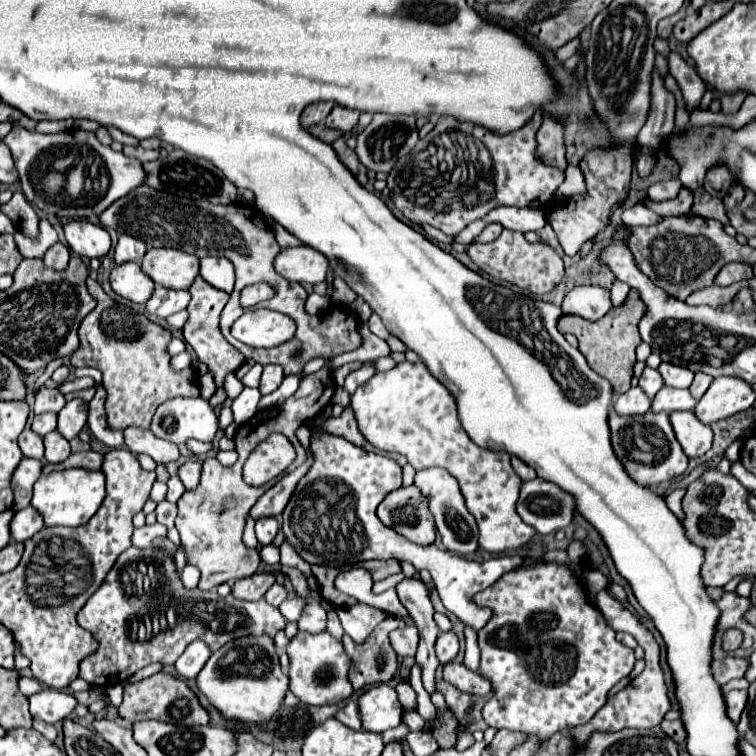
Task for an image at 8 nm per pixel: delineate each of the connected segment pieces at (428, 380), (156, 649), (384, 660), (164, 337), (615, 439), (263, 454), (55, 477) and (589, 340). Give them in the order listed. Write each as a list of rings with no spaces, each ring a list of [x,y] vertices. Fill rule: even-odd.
[[[401,362],[389,372],[377,372],[373,380],[365,382],[351,394],[351,408],[355,412],[357,424],[365,440],[385,452],[395,452],[403,454],[407,462],[415,470],[425,470],[431,466],[445,468],[451,476],[457,478],[461,486],[461,494],[467,502],[469,512],[475,516],[477,526],[479,526],[479,546],[491,554],[499,554],[505,550],[519,550],[525,548],[531,538],[535,536],[533,526],[525,524],[519,514],[515,512],[515,504],[519,498],[519,488],[521,488],[521,478],[515,474],[515,470],[509,464],[509,454],[507,452],[493,452],[477,446],[471,442],[467,432],[463,430],[459,416],[457,416],[457,404],[451,392],[431,376],[427,366],[423,362]]]
[[[159,546],[125,550],[115,566],[109,570],[101,588],[89,598],[87,606],[77,614],[79,626],[91,630],[99,642],[97,654],[91,654],[81,662],[79,676],[91,686],[113,686],[121,684],[127,676],[149,666],[151,662],[175,664],[185,646],[193,640],[203,640],[215,652],[225,642],[249,636],[249,634],[269,634],[275,636],[277,630],[285,628],[287,620],[281,612],[269,606],[265,600],[243,602],[231,594],[221,598],[215,590],[187,590],[177,572],[175,560],[169,552]],[[173,612],[177,624],[155,636],[155,616]]]
[[[389,618],[369,634],[369,638],[361,644],[353,642],[347,634],[343,636],[343,646],[353,660],[353,668],[349,678],[353,688],[359,690],[369,684],[389,682],[397,672],[397,654],[389,644],[389,632],[405,626],[401,618]]]
[[[89,278],[87,288],[97,300],[97,308],[79,326],[81,346],[71,354],[71,364],[73,368],[91,366],[103,374],[103,386],[107,388],[107,426],[111,430],[125,430],[129,426],[149,428],[159,404],[175,396],[197,396],[199,380],[195,370],[173,370],[169,362],[167,344],[171,342],[171,330],[115,302],[103,292],[97,280]]]
[[[609,412],[609,428],[611,428],[611,444],[615,456],[623,464],[625,472],[641,486],[655,486],[673,476],[681,476],[687,470],[687,456],[681,444],[675,438],[675,432],[669,422],[667,412],[647,412],[643,416],[619,416],[617,412]]]
[[[271,434],[249,454],[243,466],[243,480],[249,486],[261,486],[283,474],[293,460],[293,444],[283,434]]]
[[[67,468],[43,474],[35,482],[31,506],[43,514],[45,526],[81,526],[87,524],[89,518],[99,510],[103,498],[105,498],[105,476],[101,470]]]
[[[629,292],[629,302],[621,308],[611,308],[609,314],[605,314],[601,320],[589,322],[581,316],[563,316],[557,324],[561,334],[573,334],[579,340],[579,352],[587,358],[591,370],[595,370],[599,376],[607,378],[613,386],[615,396],[625,394],[631,388],[633,378],[633,364],[635,364],[635,348],[641,342],[639,336],[639,320],[645,312],[645,306],[641,306],[641,300],[637,298],[637,292]]]

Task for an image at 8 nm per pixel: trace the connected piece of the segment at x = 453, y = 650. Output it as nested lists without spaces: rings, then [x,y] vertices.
[[[453,630],[449,632],[441,632],[437,642],[435,642],[435,654],[437,654],[437,660],[441,664],[447,664],[451,662],[459,652],[459,638]]]

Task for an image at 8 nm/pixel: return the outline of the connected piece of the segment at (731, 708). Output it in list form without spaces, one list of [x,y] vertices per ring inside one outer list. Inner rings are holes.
[[[731,690],[725,694],[725,706],[727,706],[727,716],[733,718],[733,722],[739,722],[739,716],[745,708],[747,702],[747,690]]]

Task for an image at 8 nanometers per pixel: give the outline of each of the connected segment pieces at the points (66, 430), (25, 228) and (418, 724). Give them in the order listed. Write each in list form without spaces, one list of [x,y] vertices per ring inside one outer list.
[[[71,400],[63,406],[63,410],[59,412],[59,424],[57,430],[61,432],[63,438],[73,440],[81,428],[87,424],[87,402],[83,400]]]
[[[13,194],[13,198],[5,206],[1,206],[1,212],[5,212],[13,220],[15,228],[19,232],[23,232],[25,236],[37,236],[39,234],[39,230],[37,230],[39,218],[23,194]]]
[[[417,710],[405,712],[402,722],[405,723],[411,732],[422,730],[425,724],[425,720],[423,720]]]

